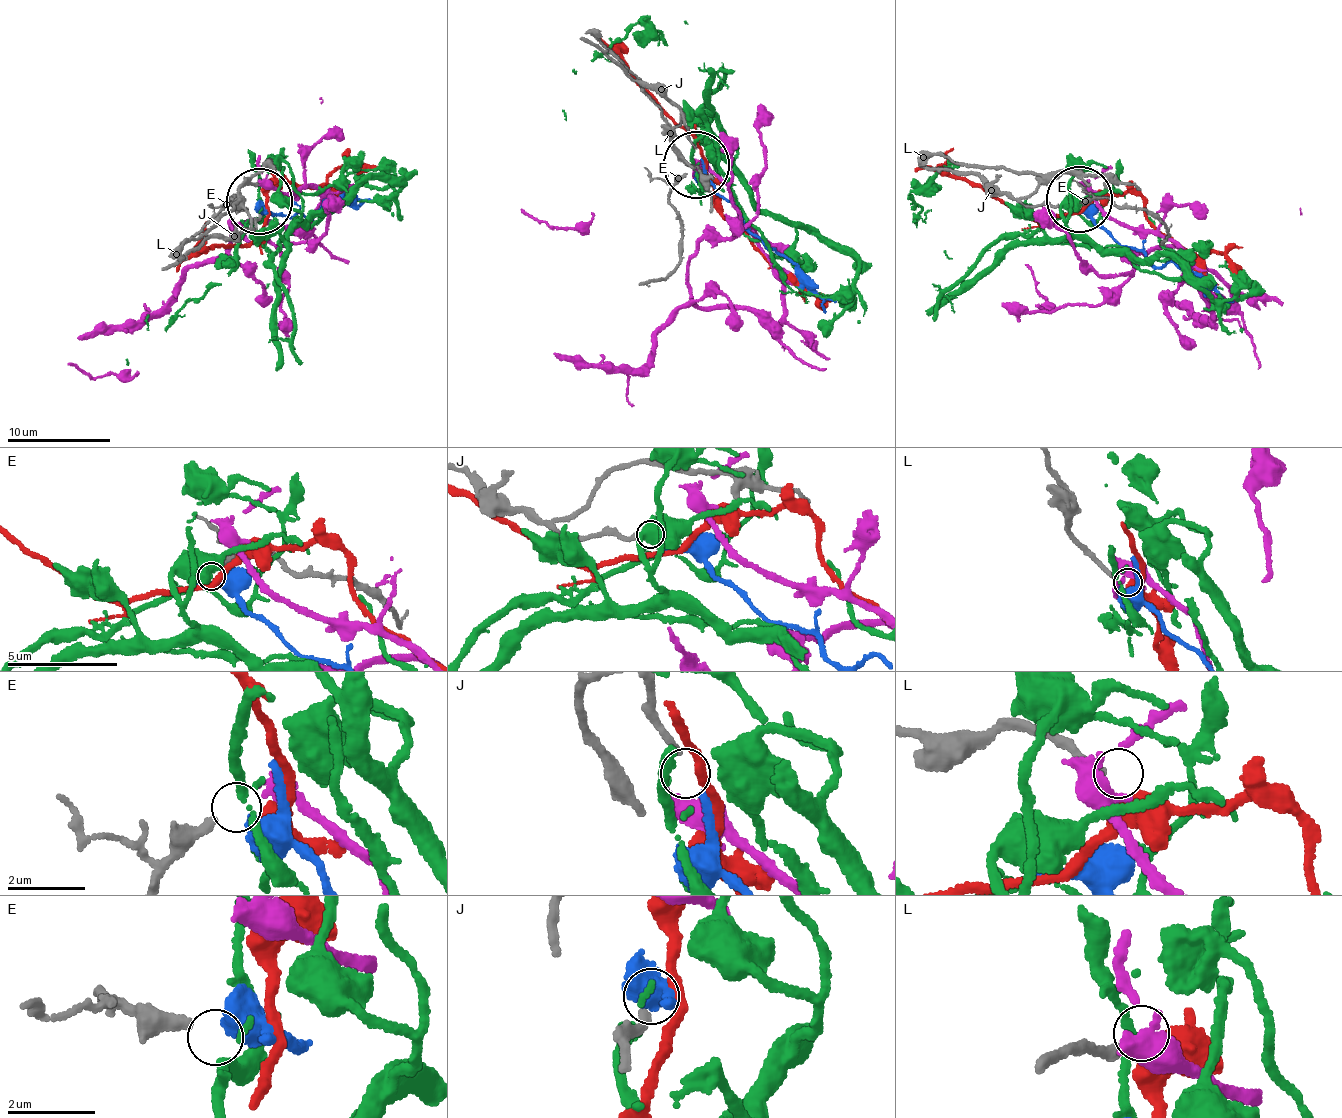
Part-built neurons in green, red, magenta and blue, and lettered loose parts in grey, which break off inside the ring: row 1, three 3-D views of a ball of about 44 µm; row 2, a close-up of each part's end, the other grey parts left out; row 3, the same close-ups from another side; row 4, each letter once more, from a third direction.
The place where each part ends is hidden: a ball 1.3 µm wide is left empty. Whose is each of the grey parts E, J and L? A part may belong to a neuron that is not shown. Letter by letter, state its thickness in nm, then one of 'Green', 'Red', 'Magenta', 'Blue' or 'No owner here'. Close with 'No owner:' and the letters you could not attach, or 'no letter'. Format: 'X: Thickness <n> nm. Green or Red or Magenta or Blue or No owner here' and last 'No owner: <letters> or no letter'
E: Thickness 240 nm. Green
J: Thickness 190 nm. Blue
L: Thickness 220 nm. No owner here
No owner: L

